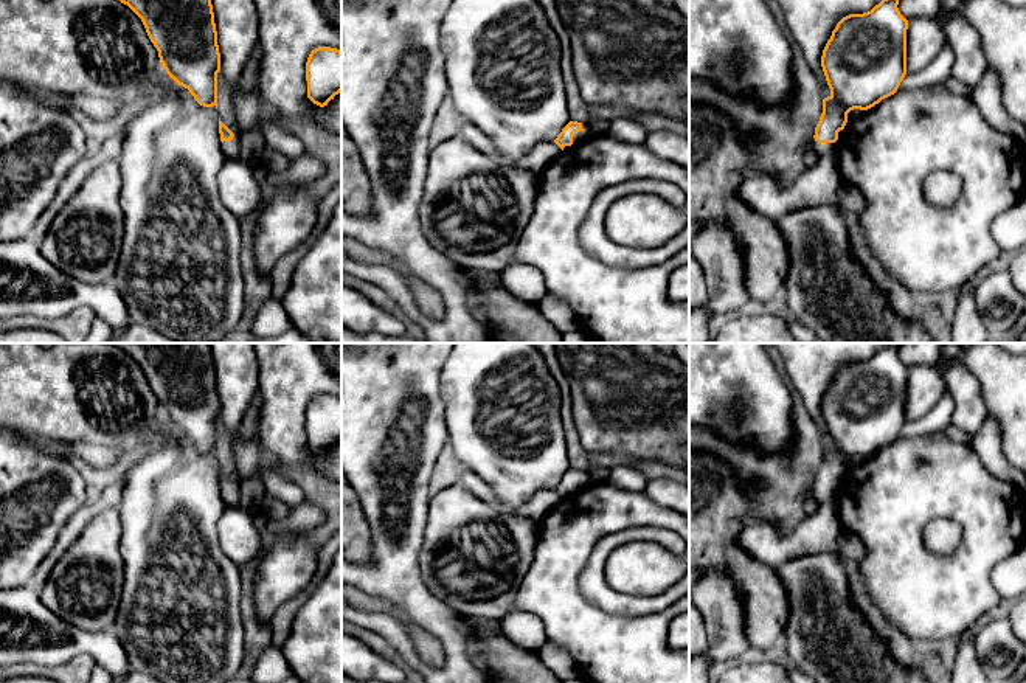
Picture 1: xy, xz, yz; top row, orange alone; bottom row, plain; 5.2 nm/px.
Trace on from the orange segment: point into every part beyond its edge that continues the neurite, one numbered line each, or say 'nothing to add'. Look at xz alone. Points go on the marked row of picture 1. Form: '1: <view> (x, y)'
nothing to add

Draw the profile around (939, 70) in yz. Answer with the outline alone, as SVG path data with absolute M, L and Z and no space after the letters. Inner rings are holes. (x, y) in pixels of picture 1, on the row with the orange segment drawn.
M947 40L941 53L928 67L916 73L905 75L897 92L927 88L945 82L951 78L953 61L953 50Z

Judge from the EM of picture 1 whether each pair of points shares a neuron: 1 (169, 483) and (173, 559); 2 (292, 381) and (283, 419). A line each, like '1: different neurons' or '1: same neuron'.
1: same neuron
2: same neuron

